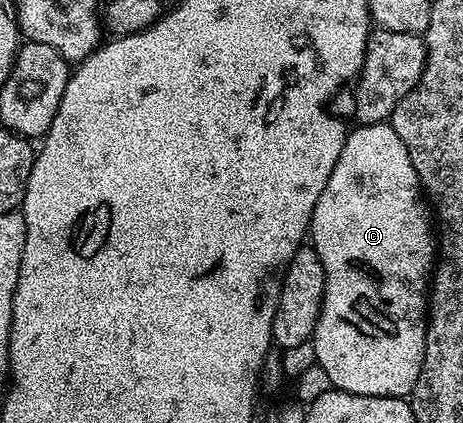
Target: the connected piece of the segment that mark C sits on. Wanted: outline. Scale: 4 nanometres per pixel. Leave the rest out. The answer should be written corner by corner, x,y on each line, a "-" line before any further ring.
377,122
371,126
355,125
347,133
344,148
340,148
340,160
336,160
336,168
332,168
332,176
328,176
328,184
324,184
324,192
320,192
320,200
316,200
308,238
315,252
320,256
320,264
324,264
324,276
326,277
322,311
318,317
312,339
318,357
317,369
319,371
322,369
326,373
326,378
330,381
327,383
336,390
352,392
360,396
406,398
416,388
416,380
420,376
420,368
424,364
428,287
436,265
436,230
432,225
432,214
428,209
424,191
418,184
416,168
412,168
412,156
408,156
408,148
404,148
404,140
400,140
400,136
396,136
394,129
386,122

